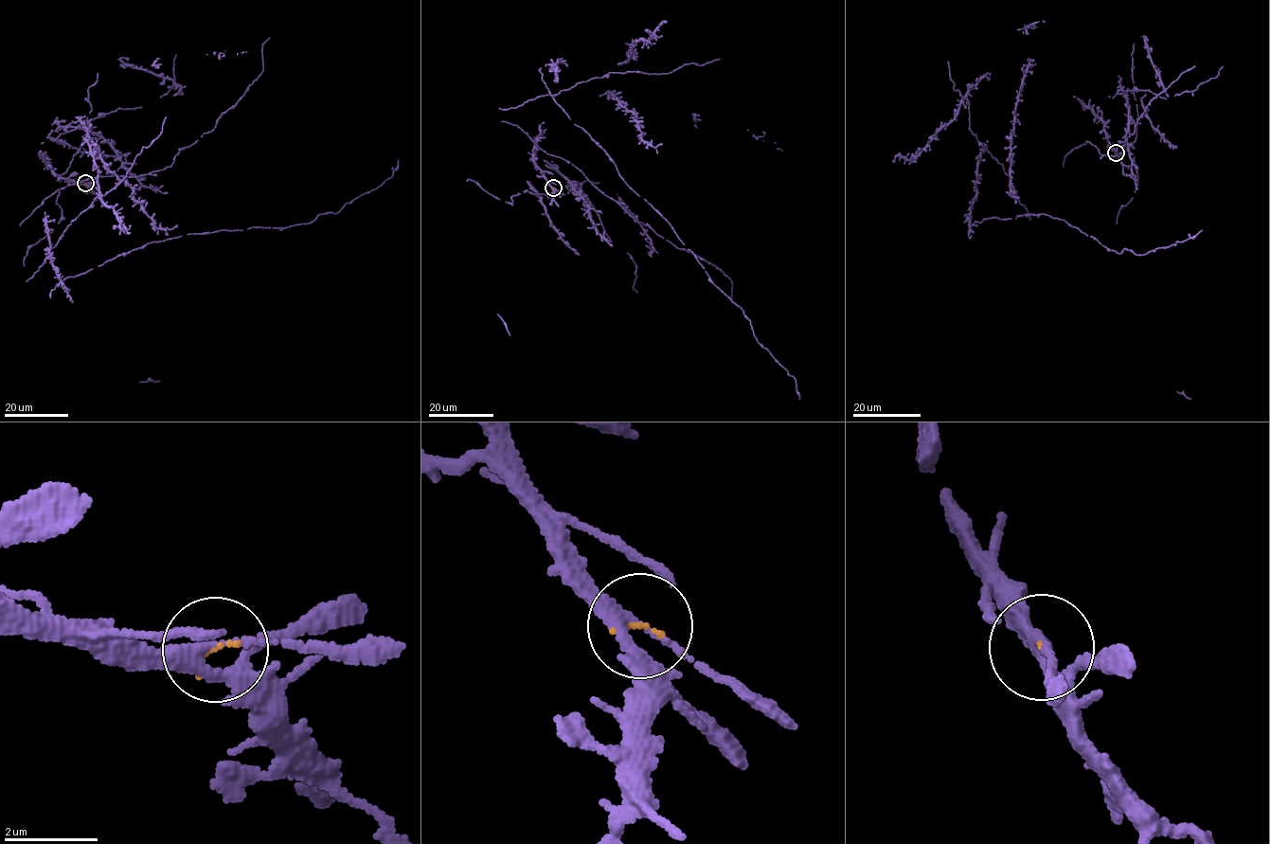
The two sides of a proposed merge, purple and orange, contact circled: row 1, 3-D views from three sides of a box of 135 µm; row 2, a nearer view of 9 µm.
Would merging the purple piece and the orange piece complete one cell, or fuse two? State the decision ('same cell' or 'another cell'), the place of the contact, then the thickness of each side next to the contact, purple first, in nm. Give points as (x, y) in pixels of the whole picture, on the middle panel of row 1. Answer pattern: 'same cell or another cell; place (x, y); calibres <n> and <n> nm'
same cell; place (553, 188); calibres 260 and 80 nm

